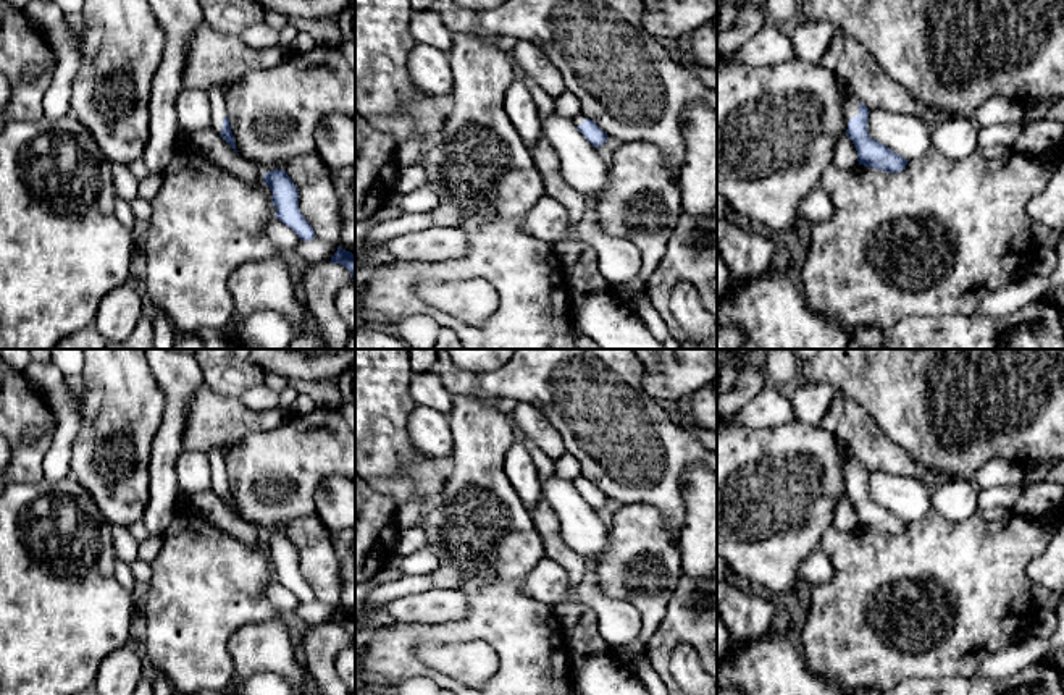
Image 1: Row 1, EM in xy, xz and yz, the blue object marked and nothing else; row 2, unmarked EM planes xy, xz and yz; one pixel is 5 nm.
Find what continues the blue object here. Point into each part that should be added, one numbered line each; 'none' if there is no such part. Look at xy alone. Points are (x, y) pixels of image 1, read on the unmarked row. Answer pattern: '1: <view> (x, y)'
1: xy (215, 459)

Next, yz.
1: yz (851, 466)

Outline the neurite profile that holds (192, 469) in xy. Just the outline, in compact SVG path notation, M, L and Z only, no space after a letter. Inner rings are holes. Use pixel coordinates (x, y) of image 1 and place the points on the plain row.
M184 451L176 462L179 488L195 495L212 488L212 470L207 454L202 451Z

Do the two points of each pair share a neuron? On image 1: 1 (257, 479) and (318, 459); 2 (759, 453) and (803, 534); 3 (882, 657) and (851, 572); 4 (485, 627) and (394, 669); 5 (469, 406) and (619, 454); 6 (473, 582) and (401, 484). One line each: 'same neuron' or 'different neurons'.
1: same neuron
2: same neuron
3: same neuron
4: same neuron
5: different neurons
6: different neurons

